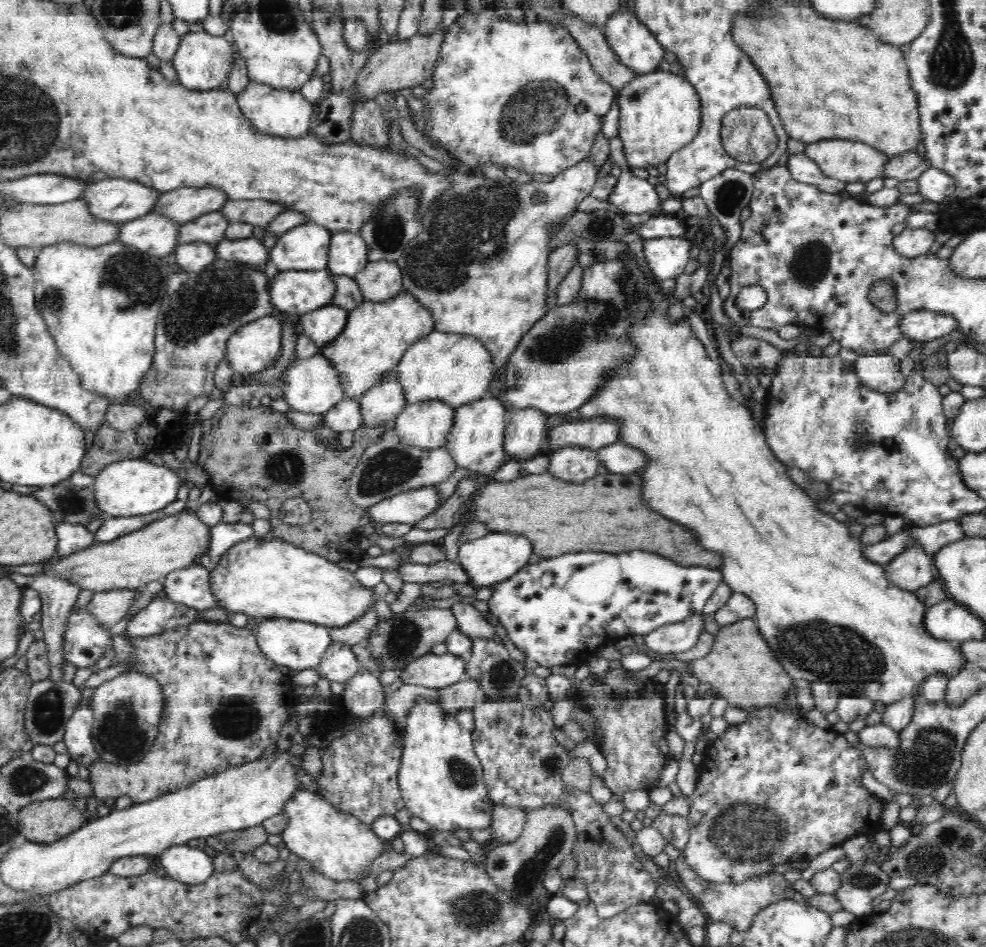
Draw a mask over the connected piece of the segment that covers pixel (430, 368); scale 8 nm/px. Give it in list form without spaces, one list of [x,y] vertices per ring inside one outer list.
[[[429,332],[403,354],[395,367],[406,393],[407,404],[442,400],[456,409],[486,395],[495,379],[495,362],[491,351],[478,339],[460,332]]]

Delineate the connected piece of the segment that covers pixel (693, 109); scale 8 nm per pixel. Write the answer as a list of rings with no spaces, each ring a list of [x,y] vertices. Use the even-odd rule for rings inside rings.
[[[656,70],[643,75],[636,75],[626,87],[618,91],[619,129],[618,138],[622,141],[624,156],[629,168],[648,170],[652,166],[667,162],[669,156],[677,149],[690,144],[699,133],[701,126],[702,104],[699,93],[694,85],[682,75],[675,75],[670,71]]]

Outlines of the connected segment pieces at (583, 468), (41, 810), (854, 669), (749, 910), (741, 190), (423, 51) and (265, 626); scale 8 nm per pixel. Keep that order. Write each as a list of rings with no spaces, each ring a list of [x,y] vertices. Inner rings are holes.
[[[564,446],[549,452],[550,474],[568,481],[584,481],[598,473],[597,450],[581,446]]]
[[[63,797],[33,801],[18,813],[19,832],[30,842],[50,843],[80,828],[87,817]]]
[[[662,292],[654,294],[652,296],[654,312],[650,312],[645,320],[638,321],[627,334],[627,336],[631,336],[629,340],[636,345],[636,352],[633,357],[624,362],[622,366],[618,366],[610,374],[610,380],[599,388],[598,394],[589,398],[582,407],[575,408],[566,416],[553,420],[557,422],[566,418],[570,421],[584,421],[594,416],[622,419],[620,441],[624,444],[635,445],[636,448],[643,449],[652,457],[652,462],[644,470],[636,472],[638,476],[644,476],[644,480],[648,480],[648,500],[652,500],[652,508],[660,508],[660,512],[664,512],[664,516],[672,516],[672,520],[680,520],[680,524],[692,524],[692,528],[696,528],[696,532],[700,532],[700,536],[704,536],[704,544],[708,544],[708,548],[716,548],[716,552],[722,553],[724,566],[718,569],[723,577],[723,582],[734,593],[742,593],[752,599],[752,602],[756,605],[752,619],[758,623],[759,631],[763,633],[764,640],[768,640],[768,644],[772,644],[772,648],[776,648],[776,656],[780,656],[780,660],[784,660],[784,668],[788,668],[788,672],[792,672],[792,676],[796,676],[796,680],[809,680],[811,683],[826,681],[833,685],[834,682],[838,682],[840,684],[837,688],[839,691],[842,686],[850,688],[848,694],[855,697],[856,694],[864,692],[866,684],[882,684],[880,696],[886,698],[886,700],[880,700],[880,702],[889,705],[897,701],[896,696],[898,696],[898,700],[902,700],[918,694],[920,685],[931,674],[956,675],[958,670],[964,670],[968,662],[965,662],[959,645],[956,642],[932,636],[926,628],[926,623],[924,623],[927,610],[926,603],[914,591],[902,590],[890,584],[885,577],[885,565],[878,561],[872,561],[870,557],[864,557],[865,546],[860,542],[860,538],[850,536],[848,532],[849,521],[845,523],[837,522],[832,514],[824,513],[824,510],[820,510],[819,505],[809,497],[806,491],[788,477],[786,472],[788,465],[776,458],[765,439],[764,420],[754,422],[750,409],[728,395],[722,380],[720,360],[712,360],[708,357],[704,344],[698,340],[686,317],[675,322],[670,321],[668,309],[671,302],[672,300]]]
[[[681,853],[676,858],[677,883],[684,885],[686,890],[698,900],[697,904],[702,906],[704,914],[707,914],[708,922],[724,921],[732,924],[734,930],[745,931],[752,926],[752,921],[759,914],[759,910],[768,907],[774,903],[780,903],[786,900],[786,893],[794,893],[792,885],[784,879],[784,874],[760,875],[754,878],[748,878],[742,883],[714,883],[712,881],[700,878],[692,870],[692,867],[685,862],[685,857]]]
[[[727,168],[724,172],[705,180],[700,187],[699,197],[707,204],[710,214],[718,219],[722,228],[725,231],[727,240],[726,248],[728,251],[725,253],[726,258],[729,259],[729,253],[740,239],[742,226],[740,223],[740,212],[749,206],[750,199],[752,198],[753,187],[753,174],[744,172],[742,168]]]
[[[438,29],[430,36],[416,34],[416,36],[403,41],[399,40],[382,45],[374,56],[370,54],[370,58],[366,61],[366,66],[361,68],[360,72],[357,73],[353,85],[355,85],[355,82],[358,82],[358,96],[362,96],[362,98],[374,98],[380,92],[388,93],[388,90],[401,90],[402,88],[408,88],[408,86],[421,85],[422,82],[433,76],[437,56],[440,52],[441,44],[444,42],[445,34],[444,30]]]
[[[276,617],[259,619],[253,624],[254,630],[257,631],[257,644],[260,650],[285,670],[287,668],[296,670],[314,669],[320,664],[322,656],[333,642],[329,627],[312,624],[308,621]]]

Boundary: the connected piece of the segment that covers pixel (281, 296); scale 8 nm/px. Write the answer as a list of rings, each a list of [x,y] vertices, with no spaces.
[[[331,270],[280,271],[269,284],[269,298],[278,315],[304,315],[329,305],[336,292]]]

